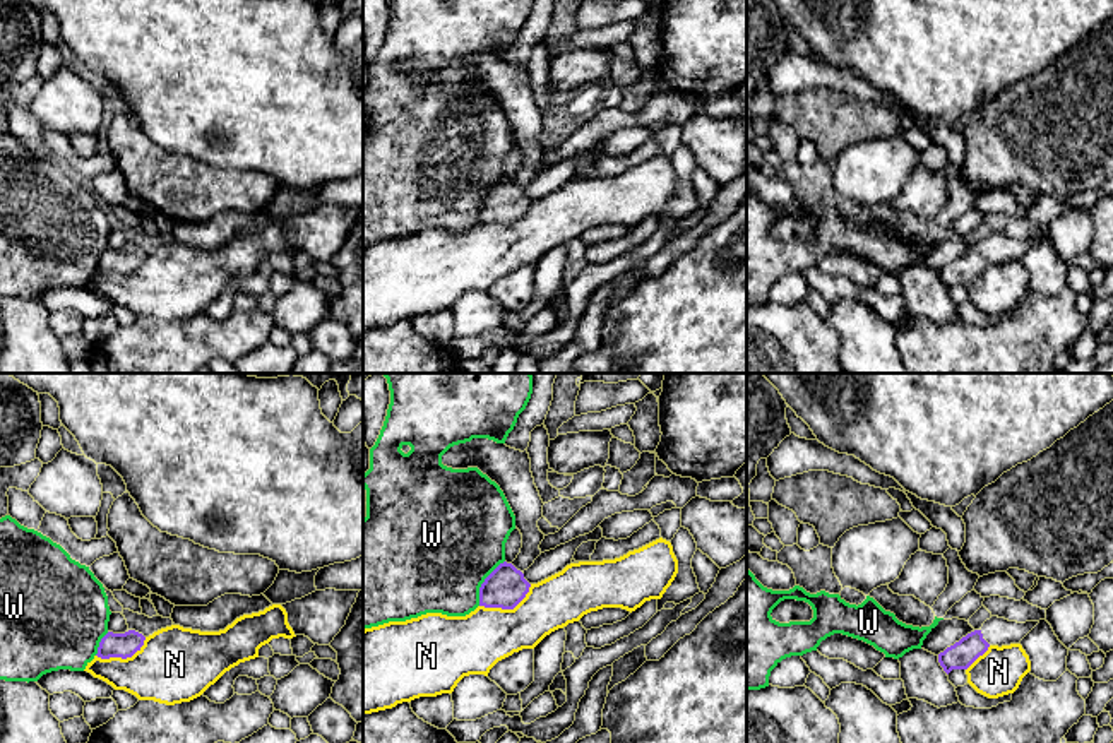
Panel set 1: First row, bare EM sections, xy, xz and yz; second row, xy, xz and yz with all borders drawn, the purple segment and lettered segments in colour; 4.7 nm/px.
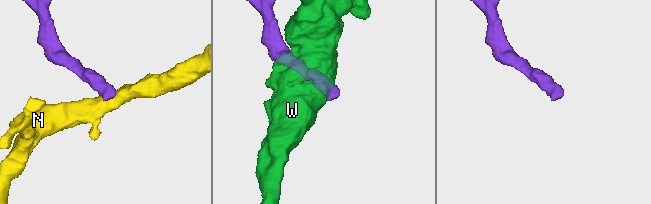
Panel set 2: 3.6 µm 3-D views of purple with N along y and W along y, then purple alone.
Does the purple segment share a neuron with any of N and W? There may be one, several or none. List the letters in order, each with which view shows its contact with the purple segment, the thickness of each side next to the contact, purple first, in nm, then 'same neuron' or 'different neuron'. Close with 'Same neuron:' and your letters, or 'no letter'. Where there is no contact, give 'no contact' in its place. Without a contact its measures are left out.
N: meets purple in xz; 190 nm thick on the purple side, 280 nm on the other; different neuron
W: meets purple in xz; 190 nm thick on the purple side, 500 nm on the other; different neuron
Same neuron: no letter

